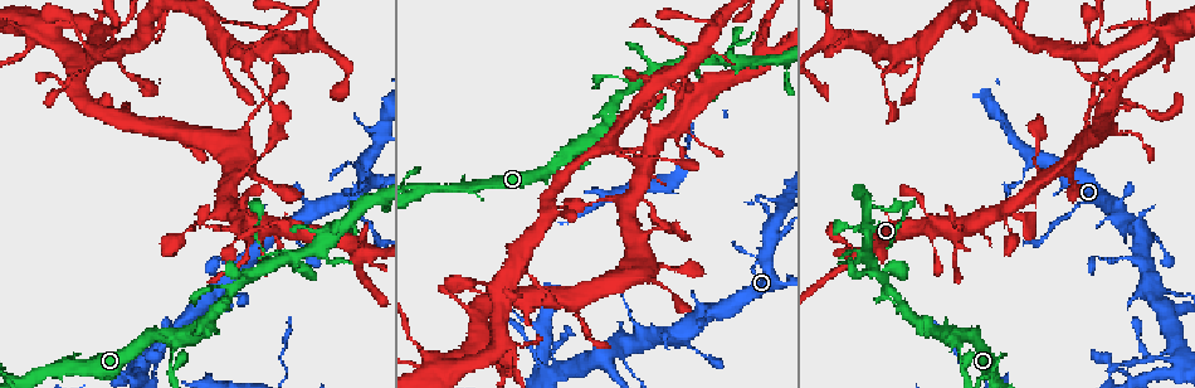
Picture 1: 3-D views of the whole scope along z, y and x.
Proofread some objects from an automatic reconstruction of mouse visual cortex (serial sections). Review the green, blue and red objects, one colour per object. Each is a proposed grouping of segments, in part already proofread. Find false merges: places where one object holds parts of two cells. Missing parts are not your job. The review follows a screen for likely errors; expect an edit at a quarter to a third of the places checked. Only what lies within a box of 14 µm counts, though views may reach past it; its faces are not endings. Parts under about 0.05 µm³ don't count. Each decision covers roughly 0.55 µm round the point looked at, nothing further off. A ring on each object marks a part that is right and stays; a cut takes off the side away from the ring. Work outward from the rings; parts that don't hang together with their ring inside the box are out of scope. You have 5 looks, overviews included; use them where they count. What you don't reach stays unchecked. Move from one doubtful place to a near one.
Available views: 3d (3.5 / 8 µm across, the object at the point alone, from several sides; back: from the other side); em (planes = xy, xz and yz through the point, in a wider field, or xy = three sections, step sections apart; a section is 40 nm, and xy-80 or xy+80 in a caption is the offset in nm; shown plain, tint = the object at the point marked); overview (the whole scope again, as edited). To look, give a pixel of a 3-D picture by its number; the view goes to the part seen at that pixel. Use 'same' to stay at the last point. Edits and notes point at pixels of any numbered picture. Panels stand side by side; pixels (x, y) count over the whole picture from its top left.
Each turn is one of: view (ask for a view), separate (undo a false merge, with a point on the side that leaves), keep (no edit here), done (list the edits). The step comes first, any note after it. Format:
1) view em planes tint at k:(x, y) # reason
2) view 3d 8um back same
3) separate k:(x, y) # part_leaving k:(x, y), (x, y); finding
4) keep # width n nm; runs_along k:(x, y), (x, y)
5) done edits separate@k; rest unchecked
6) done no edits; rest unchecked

view 3d 3.5um at 1:(963, 365) # arms part here

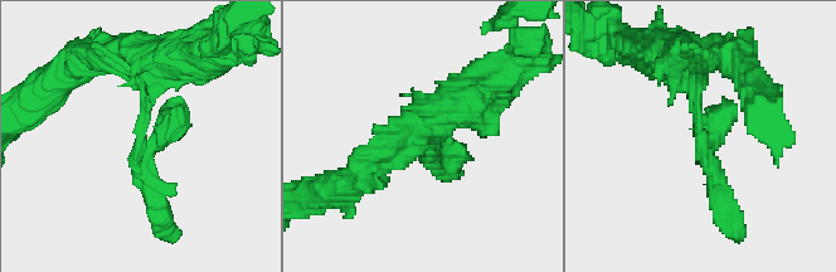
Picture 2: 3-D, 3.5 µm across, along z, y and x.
view em xy step 2 tint at 2:(144, 132) # shape alone is not enough

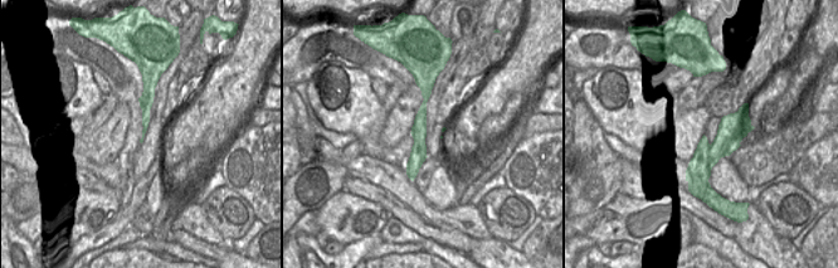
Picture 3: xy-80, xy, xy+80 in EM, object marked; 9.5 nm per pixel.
keep # width 160 nm; runs_along 3:(745, 107), (701, 164), (701, 191); all the same cell

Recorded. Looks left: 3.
view 3d 3.5um at 1:(151, 372) # abrupt turn

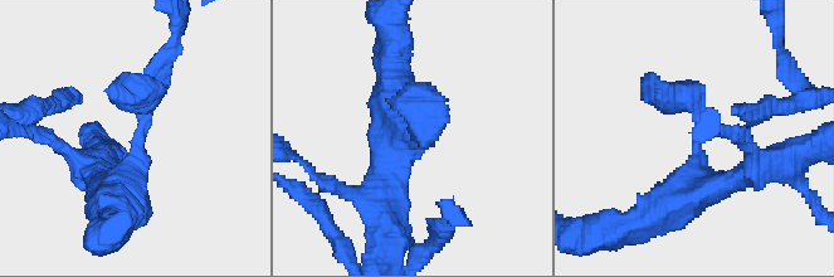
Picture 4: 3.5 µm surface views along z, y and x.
view em xy step 2 tint at 4:(141, 134) # arm_widths 400, 450 nm

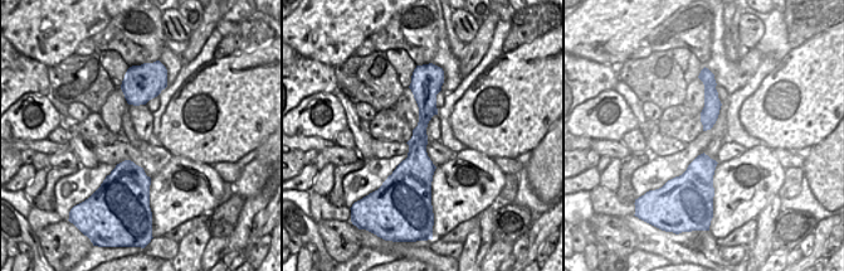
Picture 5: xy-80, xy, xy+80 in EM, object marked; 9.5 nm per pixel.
keep # runs_along 5:(415, 78), (428, 187); continuous, no second cell

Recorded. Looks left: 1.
done no edits; rest unchecked

